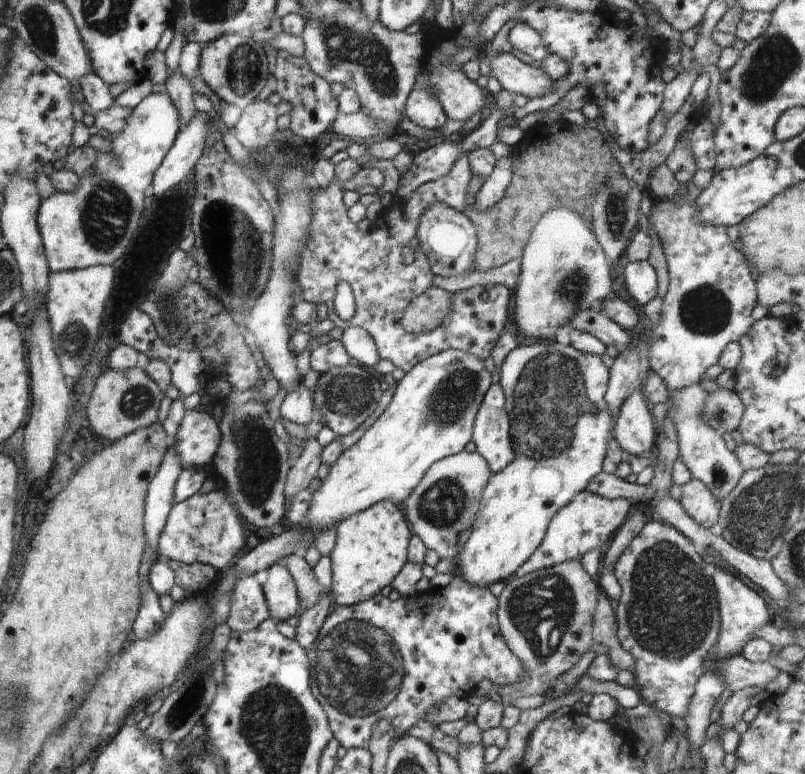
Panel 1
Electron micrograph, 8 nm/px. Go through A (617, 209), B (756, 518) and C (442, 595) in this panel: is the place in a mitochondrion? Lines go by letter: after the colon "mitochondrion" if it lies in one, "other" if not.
A: mitochondrion
B: mitochondrion
C: other

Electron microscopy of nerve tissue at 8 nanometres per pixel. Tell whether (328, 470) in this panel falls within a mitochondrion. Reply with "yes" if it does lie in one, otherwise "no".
no

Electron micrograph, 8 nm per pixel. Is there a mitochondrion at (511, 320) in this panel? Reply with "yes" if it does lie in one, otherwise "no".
no

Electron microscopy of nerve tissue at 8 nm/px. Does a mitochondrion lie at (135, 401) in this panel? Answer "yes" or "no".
yes

